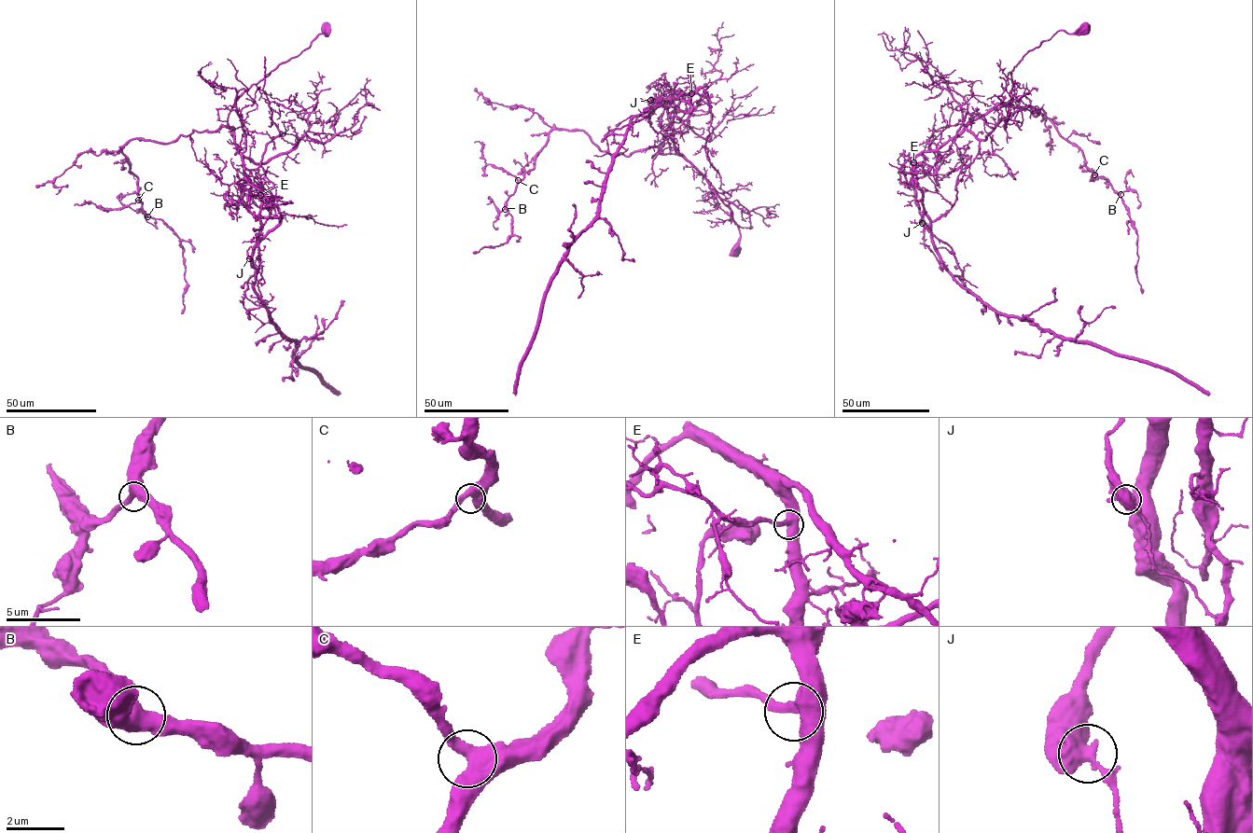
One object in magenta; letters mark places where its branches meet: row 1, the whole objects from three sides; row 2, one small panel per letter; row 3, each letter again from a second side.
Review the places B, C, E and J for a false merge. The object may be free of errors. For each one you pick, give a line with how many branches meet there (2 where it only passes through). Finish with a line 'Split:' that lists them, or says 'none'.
J: 3
Split: J

